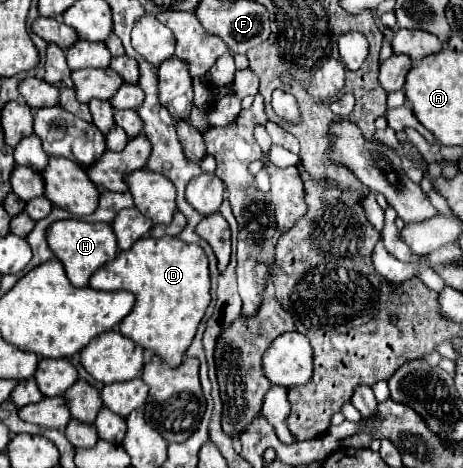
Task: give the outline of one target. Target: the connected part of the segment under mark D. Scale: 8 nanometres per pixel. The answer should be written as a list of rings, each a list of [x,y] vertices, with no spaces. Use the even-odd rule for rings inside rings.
[[[142,237],[138,239],[132,249],[120,251],[118,257],[104,267],[98,269],[98,273],[92,275],[90,287],[98,291],[130,291],[136,297],[136,305],[126,319],[120,323],[122,335],[134,339],[140,347],[156,351],[156,355],[162,357],[164,363],[170,367],[178,367],[186,355],[186,349],[190,347],[198,325],[206,313],[206,307],[210,305],[210,273],[208,273],[208,257],[204,249],[196,243],[186,243],[178,237]]]

